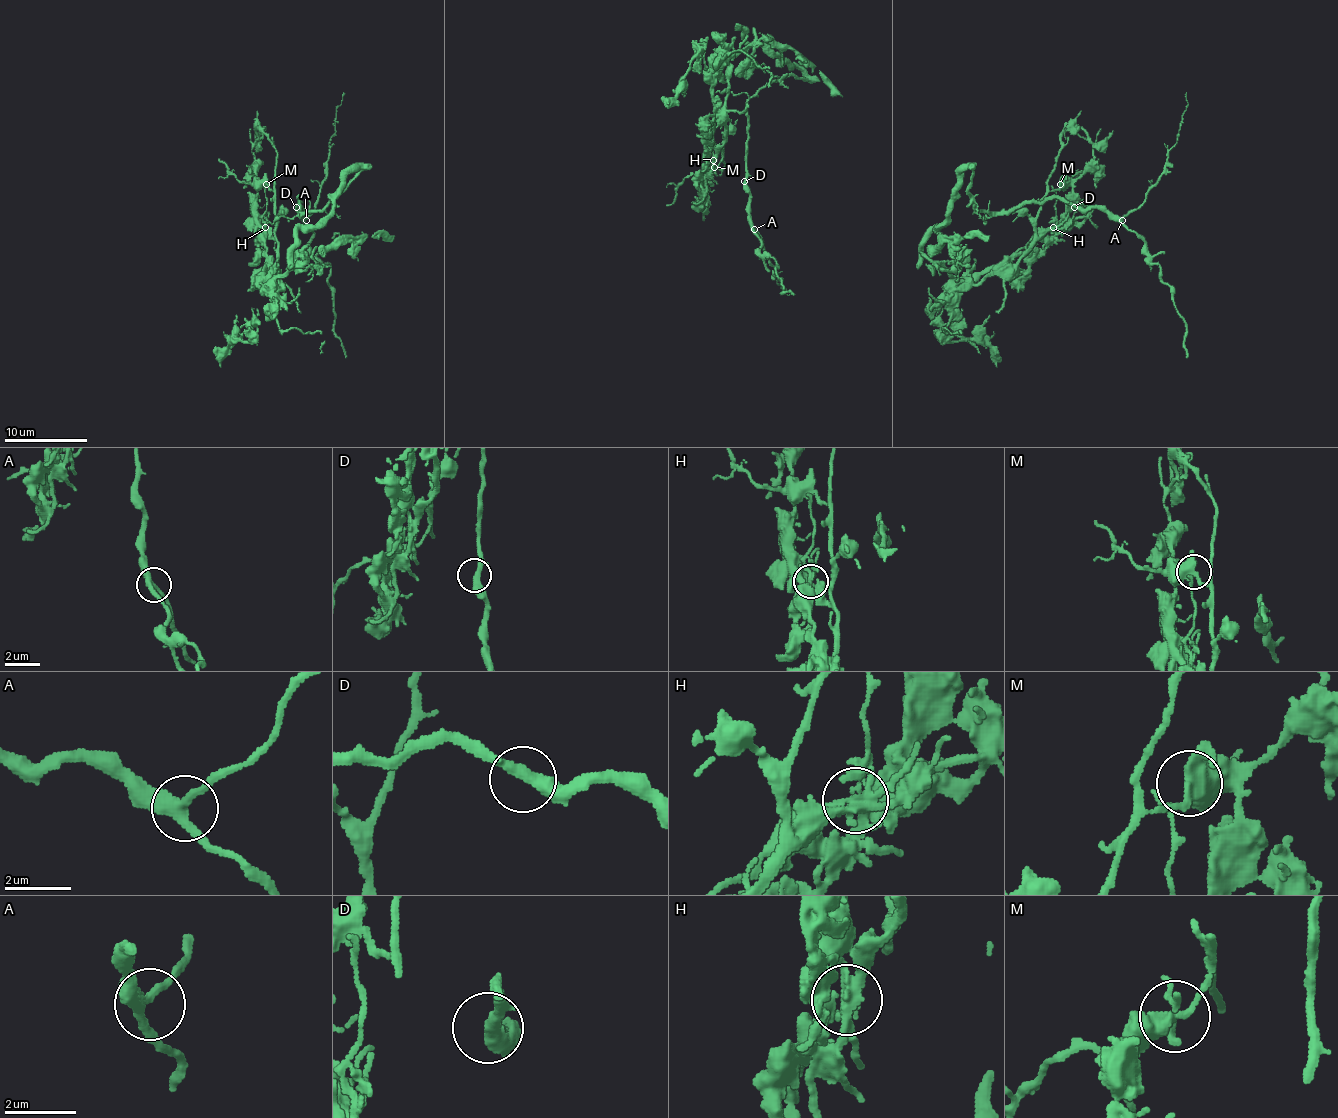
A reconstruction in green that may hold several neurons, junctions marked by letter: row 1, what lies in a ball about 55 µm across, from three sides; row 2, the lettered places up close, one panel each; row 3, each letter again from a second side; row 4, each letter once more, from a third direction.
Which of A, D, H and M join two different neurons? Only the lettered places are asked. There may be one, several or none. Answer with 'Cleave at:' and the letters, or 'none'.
Cleave at: H, M

